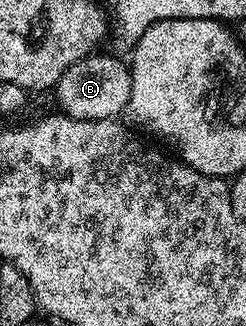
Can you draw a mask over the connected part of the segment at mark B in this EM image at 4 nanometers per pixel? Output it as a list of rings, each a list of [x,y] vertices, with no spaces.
[[[103,53],[90,54],[77,64],[73,64],[53,87],[53,95],[55,94],[56,100],[59,101],[58,109],[67,117],[77,120],[101,120],[115,118],[126,111],[131,91],[131,72],[128,63],[114,53]]]

